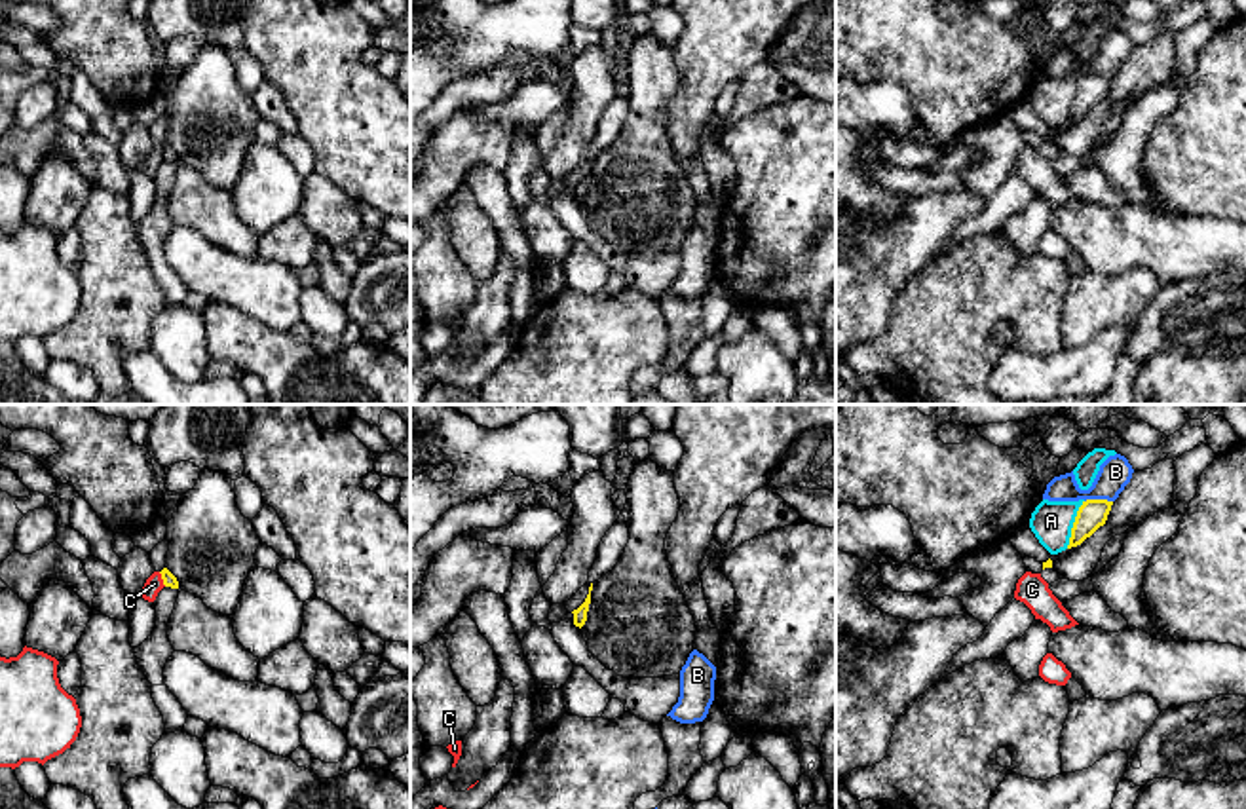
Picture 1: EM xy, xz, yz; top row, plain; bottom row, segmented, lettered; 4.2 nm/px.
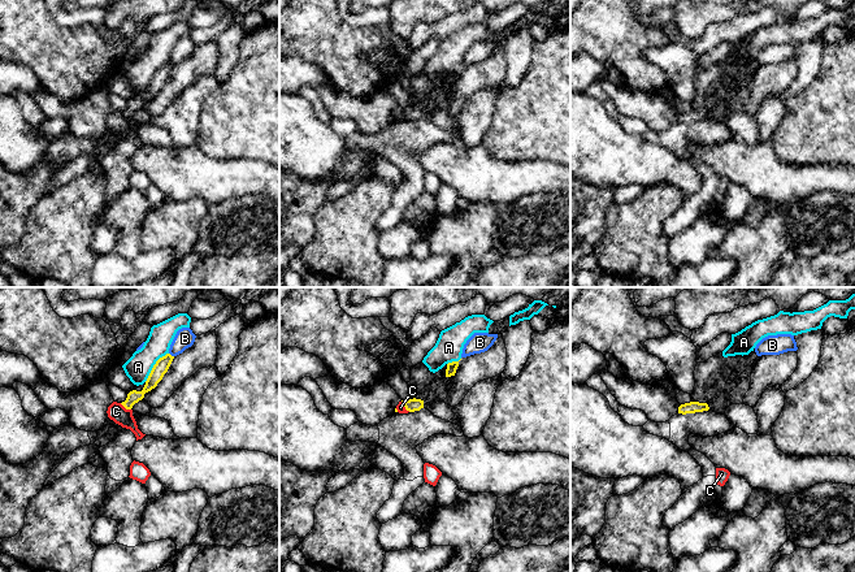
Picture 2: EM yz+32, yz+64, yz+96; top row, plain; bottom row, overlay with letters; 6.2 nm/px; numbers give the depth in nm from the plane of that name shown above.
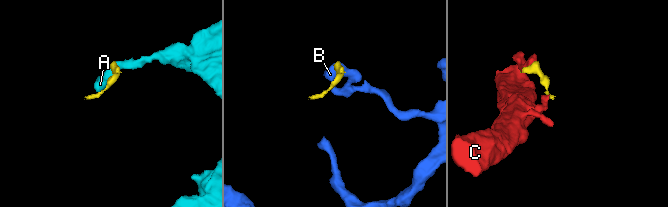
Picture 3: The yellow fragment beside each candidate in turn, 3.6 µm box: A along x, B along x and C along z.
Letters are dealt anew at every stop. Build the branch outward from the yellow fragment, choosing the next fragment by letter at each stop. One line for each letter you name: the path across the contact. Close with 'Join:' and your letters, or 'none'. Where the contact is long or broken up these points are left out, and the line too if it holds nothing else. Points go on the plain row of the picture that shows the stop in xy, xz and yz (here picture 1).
Join: none

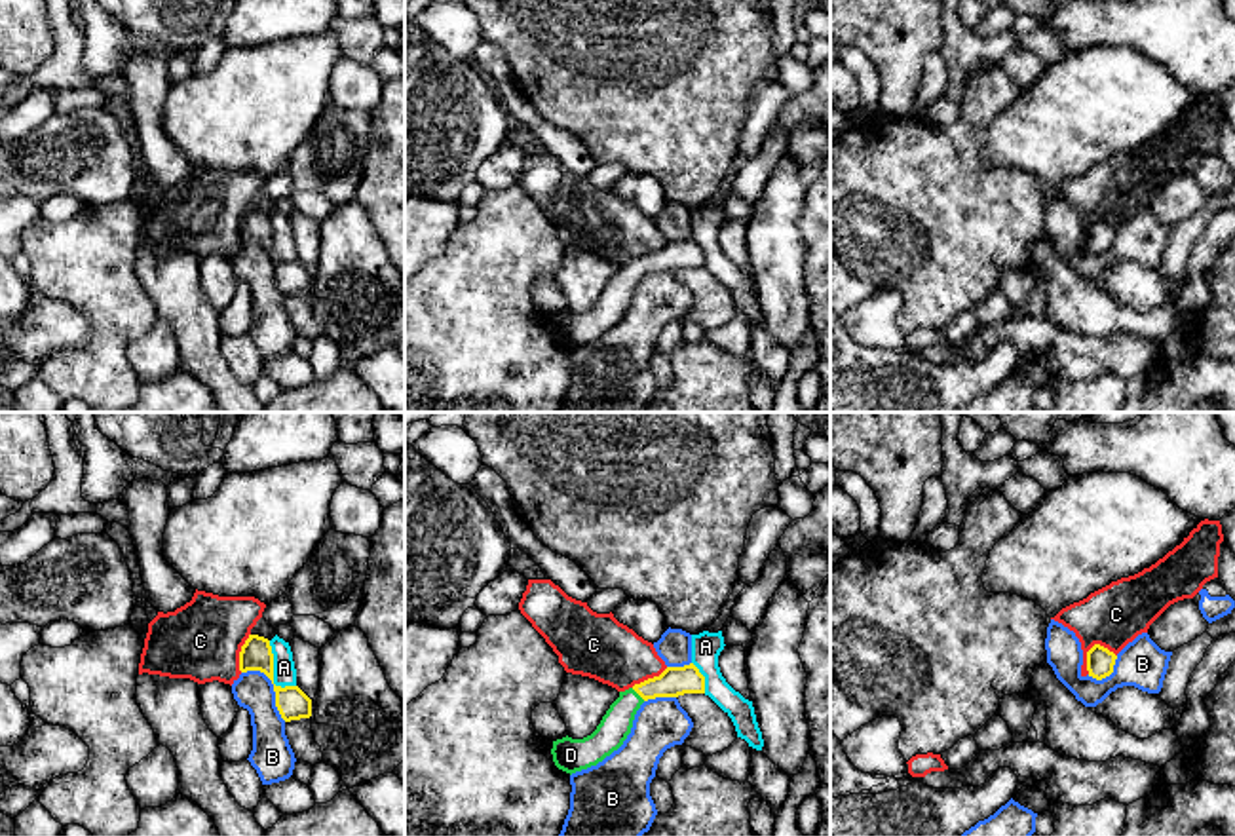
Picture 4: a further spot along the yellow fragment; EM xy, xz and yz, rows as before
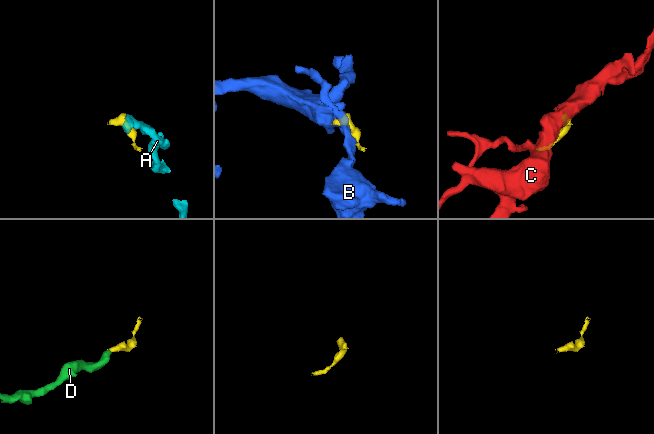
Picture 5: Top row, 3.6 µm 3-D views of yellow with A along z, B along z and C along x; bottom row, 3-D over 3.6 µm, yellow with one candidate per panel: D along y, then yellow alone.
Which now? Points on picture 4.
D: Path across: xz (675, 255), (639, 268), (622, 285), (616, 299)
Join: D

